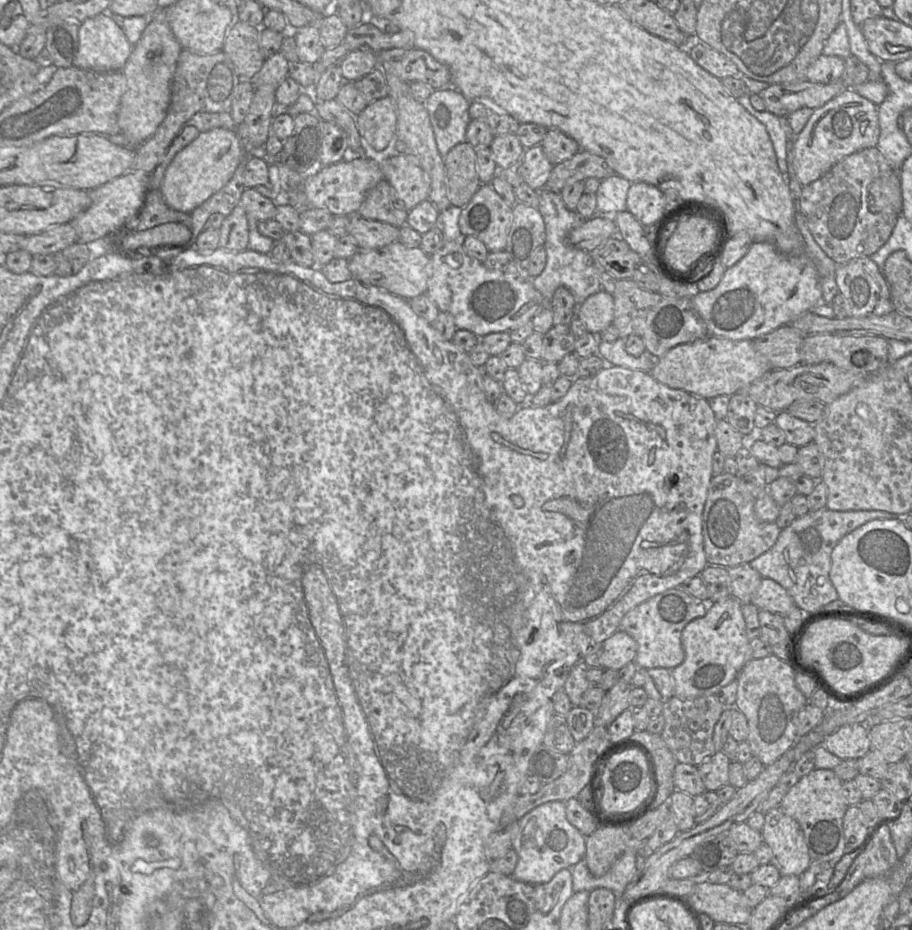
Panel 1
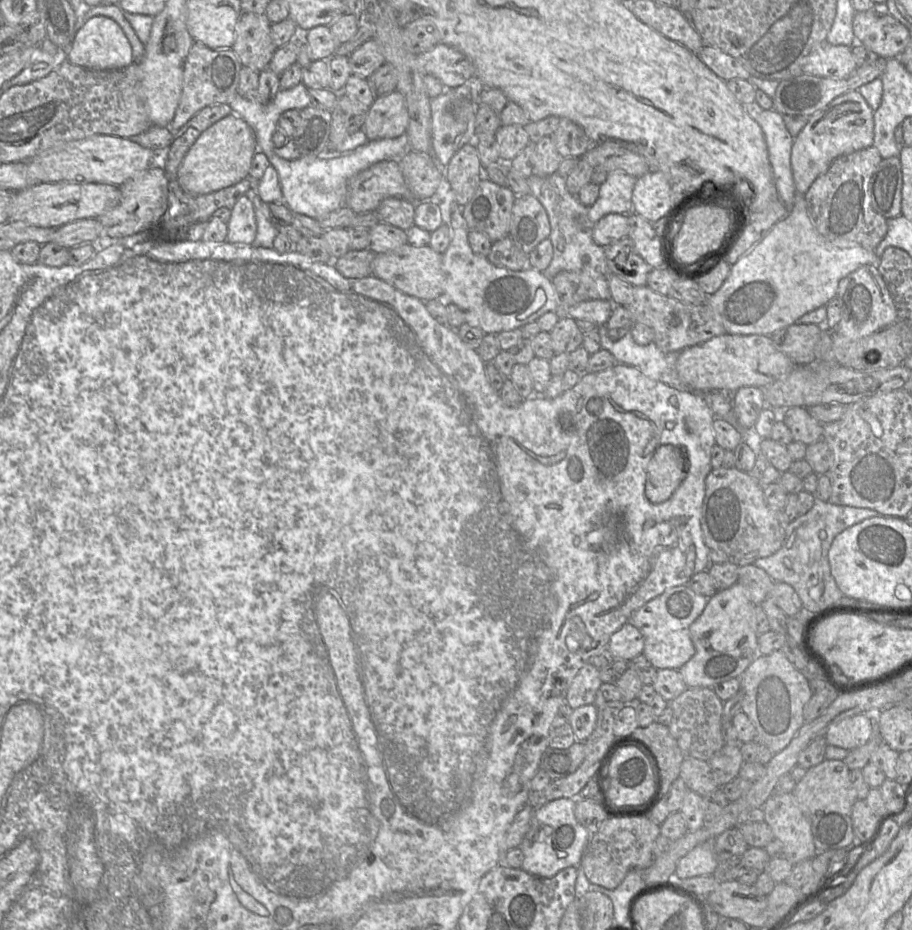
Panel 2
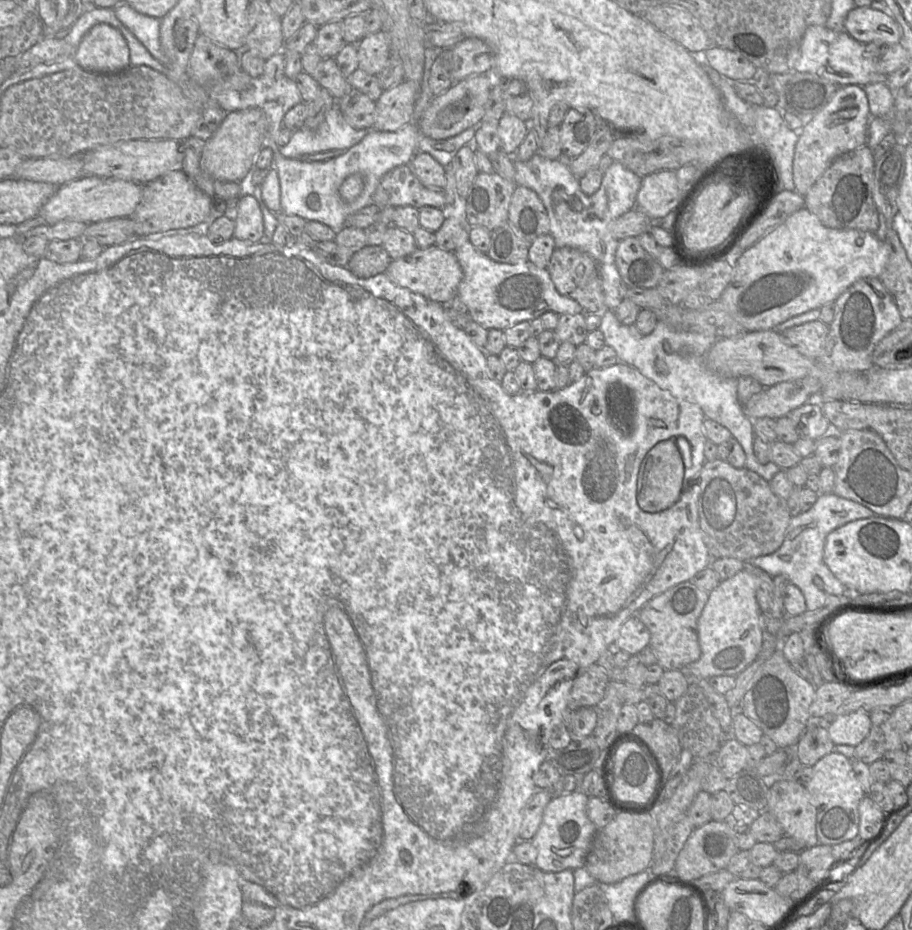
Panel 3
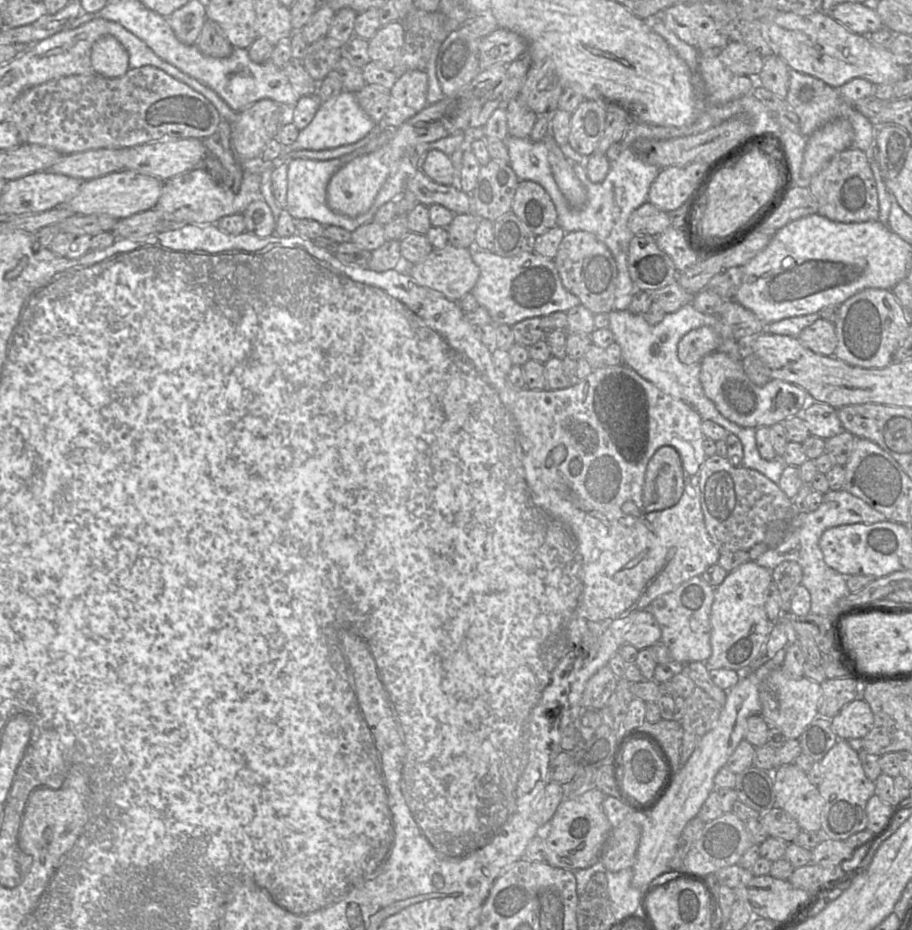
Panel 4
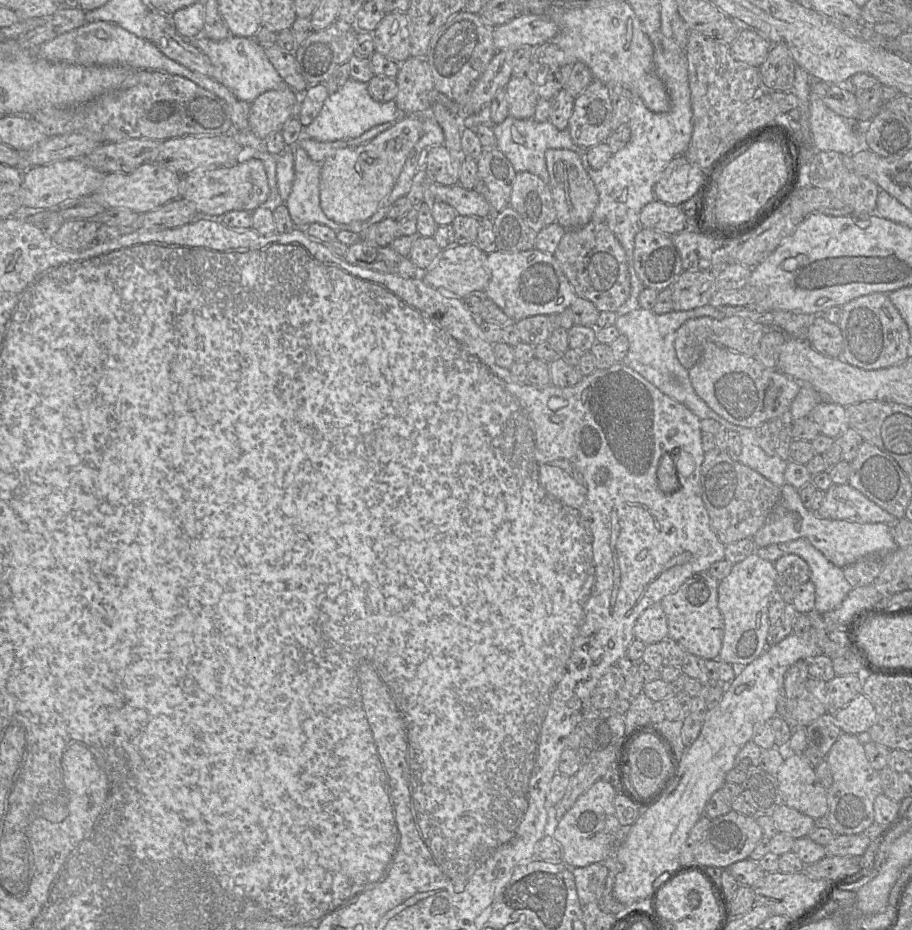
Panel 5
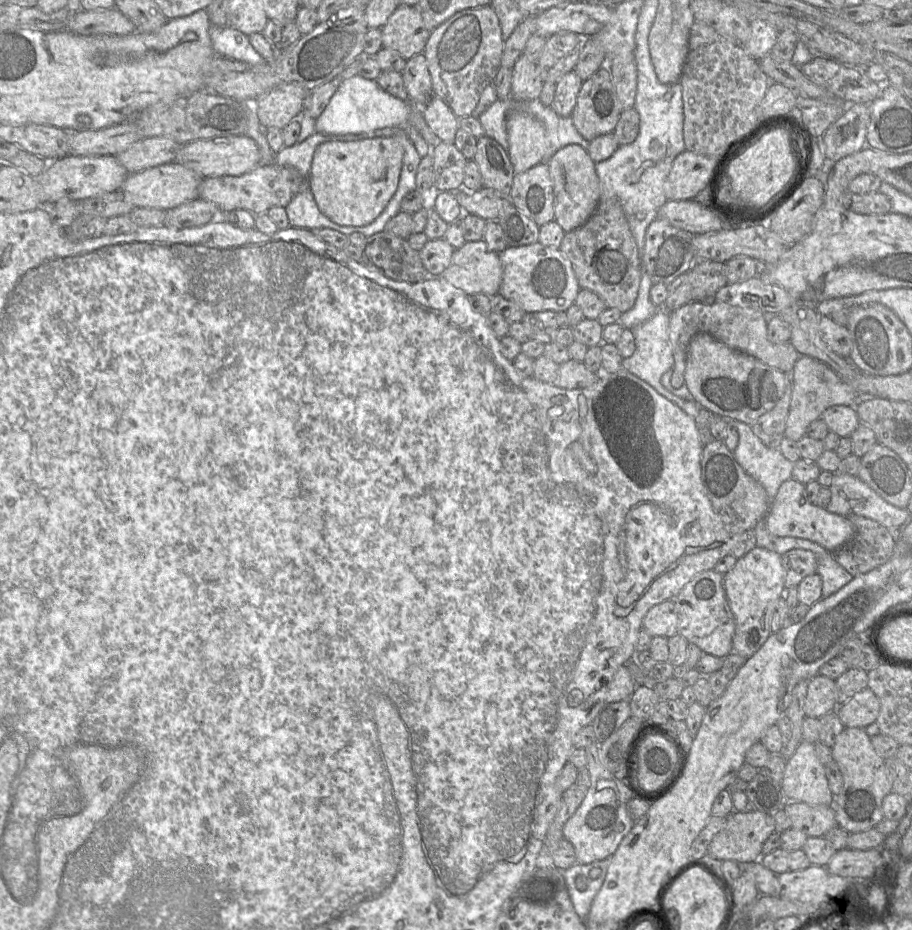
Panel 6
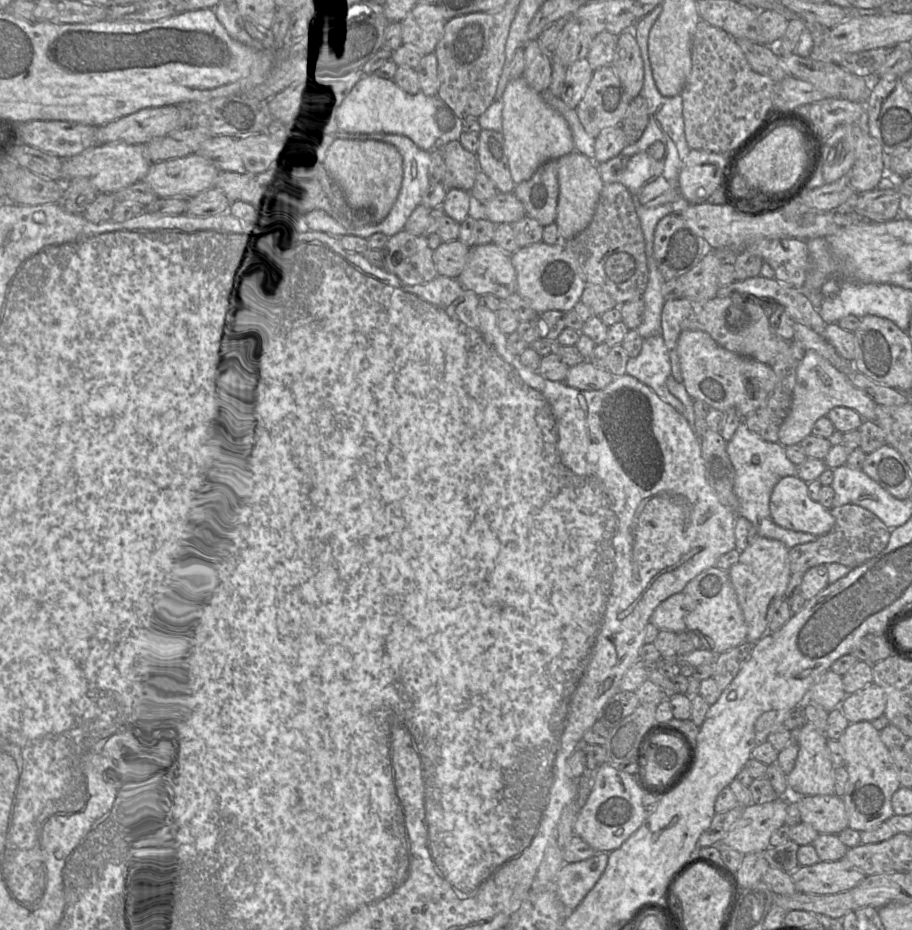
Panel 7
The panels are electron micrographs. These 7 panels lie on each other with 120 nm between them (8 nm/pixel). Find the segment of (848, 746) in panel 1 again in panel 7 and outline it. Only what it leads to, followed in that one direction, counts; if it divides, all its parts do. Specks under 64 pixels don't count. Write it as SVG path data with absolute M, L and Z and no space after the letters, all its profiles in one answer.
M871 683L863 689L847 695L841 702L841 705L834 709L839 709L850 723L856 723L861 721L872 722L873 720L884 715L885 708L886 695L883 689L875 683Z

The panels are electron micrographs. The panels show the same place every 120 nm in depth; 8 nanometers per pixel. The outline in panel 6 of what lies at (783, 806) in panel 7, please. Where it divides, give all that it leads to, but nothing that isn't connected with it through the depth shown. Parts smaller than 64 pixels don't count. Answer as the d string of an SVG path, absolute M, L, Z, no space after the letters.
M758 810L734 811L712 839L707 853L721 861L759 861L761 856L765 856L762 847L773 832L775 824L771 814Z

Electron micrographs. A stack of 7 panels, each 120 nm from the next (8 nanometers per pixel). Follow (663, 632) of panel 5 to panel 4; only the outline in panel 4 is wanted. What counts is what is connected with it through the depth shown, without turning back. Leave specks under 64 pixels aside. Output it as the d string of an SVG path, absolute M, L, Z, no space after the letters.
M645 609L636 612L624 633L624 642L638 650L661 641L661 629L653 614Z

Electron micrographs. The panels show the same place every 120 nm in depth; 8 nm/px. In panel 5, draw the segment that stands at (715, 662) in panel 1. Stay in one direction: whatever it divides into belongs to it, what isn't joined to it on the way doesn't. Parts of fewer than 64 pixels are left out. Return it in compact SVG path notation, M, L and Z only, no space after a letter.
M756 552L733 565L730 573L719 582L718 607L724 620L724 637L719 659L732 666L744 667L758 658L766 649L770 630L768 608L771 594L777 589L777 572L773 562L762 559Z

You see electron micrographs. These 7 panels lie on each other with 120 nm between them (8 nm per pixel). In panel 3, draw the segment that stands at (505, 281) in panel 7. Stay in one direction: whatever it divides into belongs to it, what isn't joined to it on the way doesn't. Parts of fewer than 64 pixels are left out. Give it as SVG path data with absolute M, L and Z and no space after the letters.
M436 245L425 249L417 248L407 256L393 259L385 273L396 284L439 304L450 304L457 296L457 290L463 277L462 268L455 253Z

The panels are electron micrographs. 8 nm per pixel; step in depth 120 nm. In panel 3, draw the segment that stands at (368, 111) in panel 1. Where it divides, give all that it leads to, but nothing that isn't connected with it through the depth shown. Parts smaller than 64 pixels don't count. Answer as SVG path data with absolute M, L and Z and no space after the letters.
M404 80L388 90L375 102L375 118L372 129L395 132L413 121L418 84Z

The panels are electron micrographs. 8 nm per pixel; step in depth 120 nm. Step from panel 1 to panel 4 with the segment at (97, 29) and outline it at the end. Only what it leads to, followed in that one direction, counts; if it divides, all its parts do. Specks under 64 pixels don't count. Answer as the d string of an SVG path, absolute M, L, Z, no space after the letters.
M105 35L94 43L91 64L95 73L106 78L121 77L130 69L127 50L112 35Z

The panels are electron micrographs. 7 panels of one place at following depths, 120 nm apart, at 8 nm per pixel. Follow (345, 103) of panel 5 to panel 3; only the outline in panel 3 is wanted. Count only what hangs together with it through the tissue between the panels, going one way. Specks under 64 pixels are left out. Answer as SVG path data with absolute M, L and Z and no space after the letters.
M338 102L315 130L301 128L293 133L287 145L280 147L280 153L289 159L336 149L347 150L359 143L367 134L366 129L350 126L342 116Z

